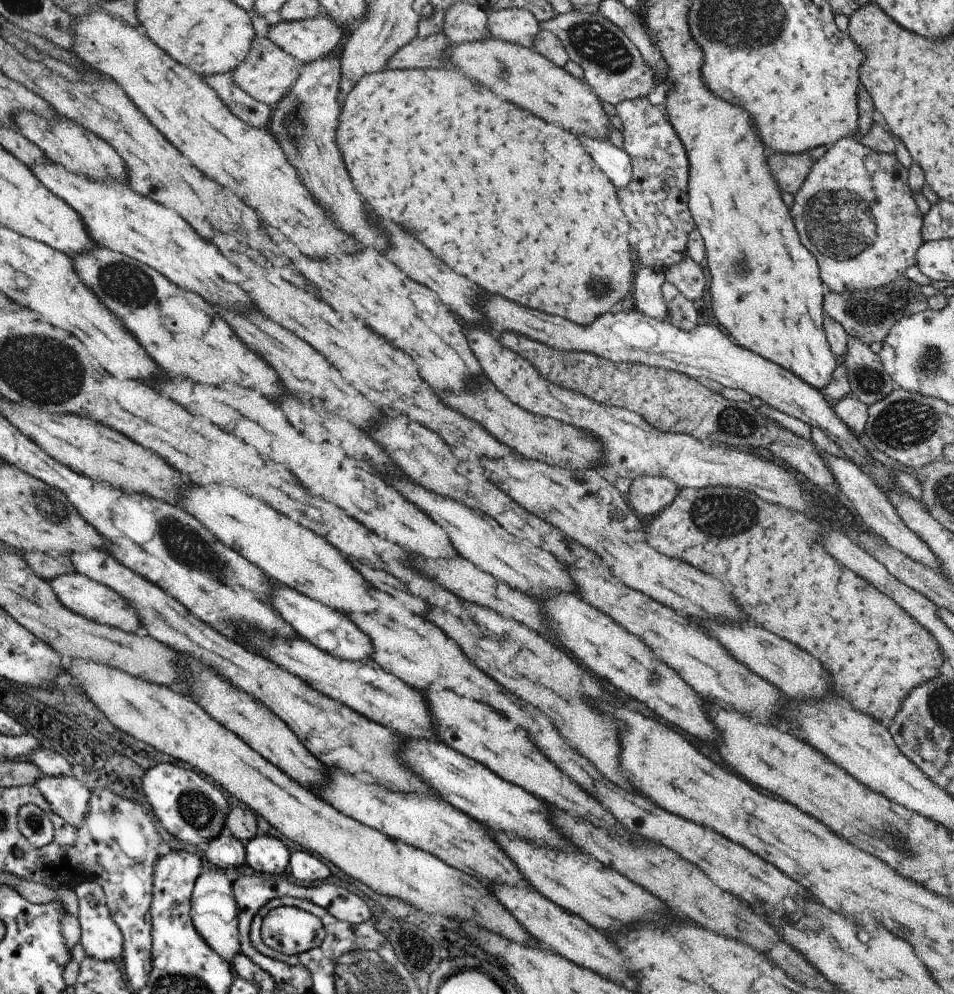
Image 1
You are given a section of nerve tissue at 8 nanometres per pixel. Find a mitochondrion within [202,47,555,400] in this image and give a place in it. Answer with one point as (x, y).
(291, 124)

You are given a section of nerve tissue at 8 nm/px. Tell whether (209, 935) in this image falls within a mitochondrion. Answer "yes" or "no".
no

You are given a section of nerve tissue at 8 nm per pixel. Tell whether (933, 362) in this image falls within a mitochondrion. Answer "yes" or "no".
yes

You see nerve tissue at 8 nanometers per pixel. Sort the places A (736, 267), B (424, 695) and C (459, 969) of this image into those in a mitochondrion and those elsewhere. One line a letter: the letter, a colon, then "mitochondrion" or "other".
A: mitochondrion
B: other
C: other

